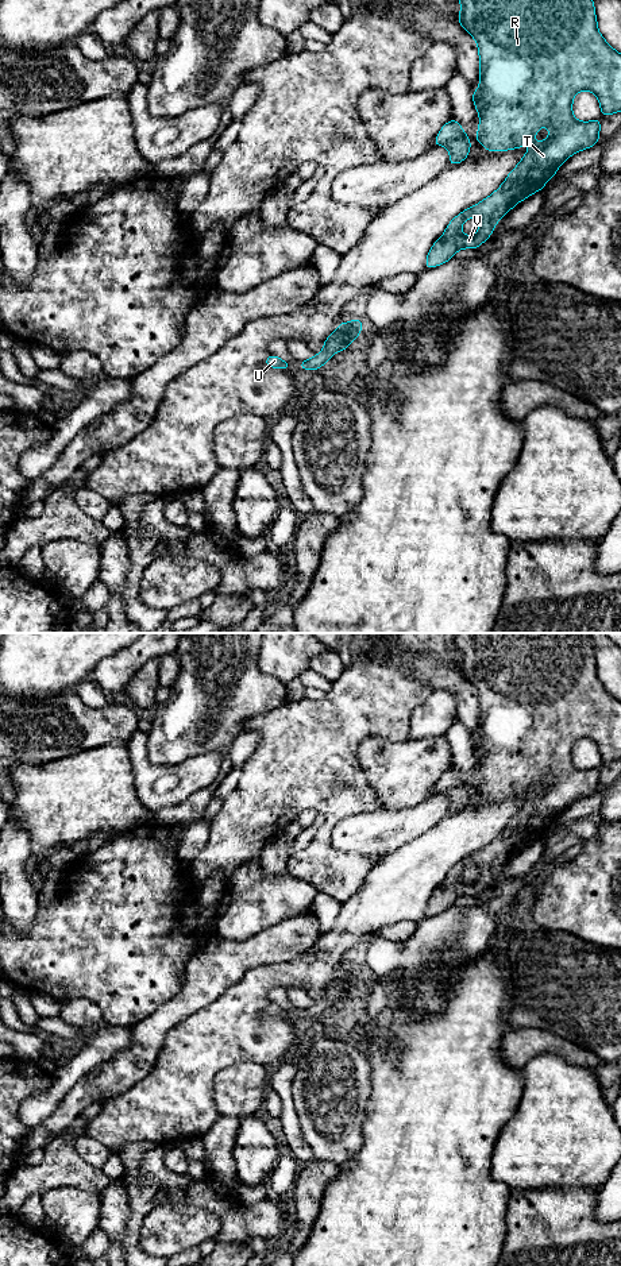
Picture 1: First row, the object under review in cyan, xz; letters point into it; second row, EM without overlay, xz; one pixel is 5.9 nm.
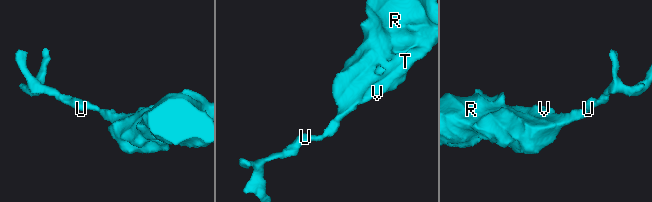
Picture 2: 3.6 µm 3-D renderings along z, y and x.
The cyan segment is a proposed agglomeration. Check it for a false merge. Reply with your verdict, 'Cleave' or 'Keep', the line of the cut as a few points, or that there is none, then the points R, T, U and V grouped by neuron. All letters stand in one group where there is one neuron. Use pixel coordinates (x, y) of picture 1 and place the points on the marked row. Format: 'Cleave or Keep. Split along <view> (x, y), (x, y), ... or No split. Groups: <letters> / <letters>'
Keep. No split. Groups: R T U V

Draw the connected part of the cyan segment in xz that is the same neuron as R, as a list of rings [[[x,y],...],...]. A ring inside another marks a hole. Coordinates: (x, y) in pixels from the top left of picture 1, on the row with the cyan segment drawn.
[[[459,0],[459,24],[477,40],[479,53],[479,89],[472,90],[474,107],[479,113],[479,128],[475,139],[491,153],[531,146],[520,163],[509,173],[504,184],[479,204],[460,212],[444,229],[441,239],[431,247],[425,269],[436,267],[462,248],[477,250],[490,239],[500,219],[510,212],[520,201],[537,190],[556,175],[559,166],[575,153],[593,147],[599,138],[601,119],[579,121],[572,116],[572,100],[580,90],[593,92],[599,101],[602,116],[621,112],[621,54],[617,53],[599,34],[593,0]],[[541,126],[549,130],[544,142],[529,142]],[[471,217],[479,220],[475,235],[463,235],[462,224]]]

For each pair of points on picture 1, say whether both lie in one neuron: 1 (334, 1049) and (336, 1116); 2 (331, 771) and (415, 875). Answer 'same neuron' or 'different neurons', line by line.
1: same neuron
2: different neurons

